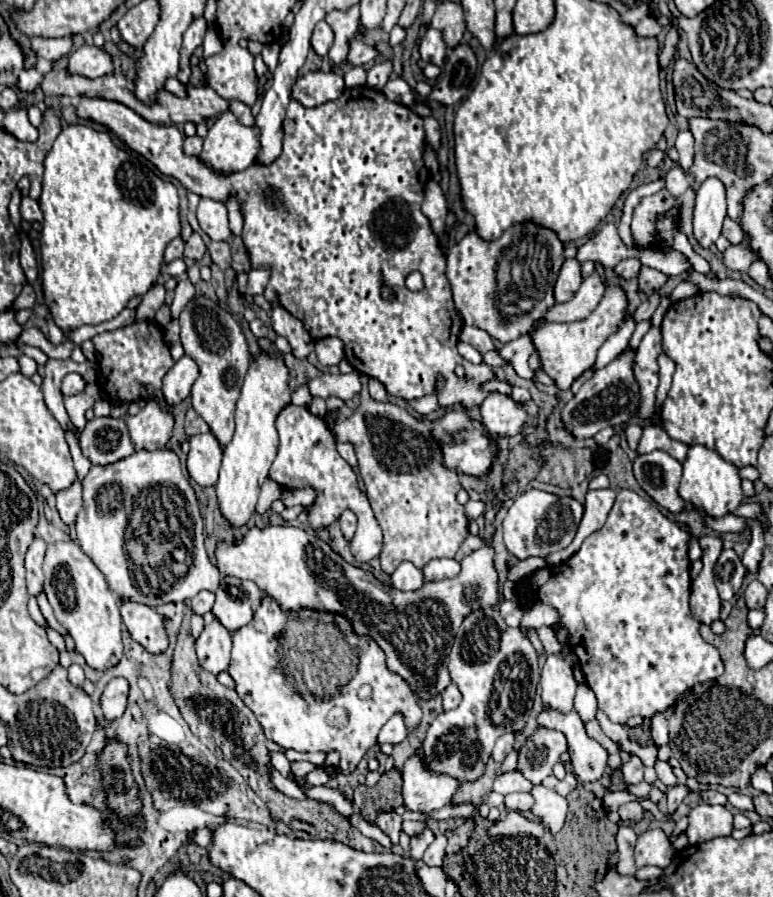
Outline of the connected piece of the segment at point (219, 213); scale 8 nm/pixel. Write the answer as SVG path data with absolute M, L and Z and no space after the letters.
M202 198L198 204L198 222L200 228L212 238L212 240L228 240L228 212L222 202Z

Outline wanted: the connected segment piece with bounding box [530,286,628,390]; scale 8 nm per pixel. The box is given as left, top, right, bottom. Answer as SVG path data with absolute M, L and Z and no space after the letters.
M606 286L604 298L600 300L598 308L586 318L570 324L558 324L558 322L546 322L542 328L536 324L532 326L532 342L540 354L542 366L548 366L548 374L556 380L556 384L568 384L568 390L572 382L588 368L594 366L596 362L596 352L598 348L618 332L620 324L624 322L628 310L628 298L622 286Z

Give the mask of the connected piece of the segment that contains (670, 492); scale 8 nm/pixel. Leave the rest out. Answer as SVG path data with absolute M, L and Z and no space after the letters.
M654 450L650 454L642 454L634 460L634 478L640 484L640 488L664 510L668 510L670 514L678 514L682 510L696 510L696 506L692 506L690 502L682 500L678 486L680 486L680 474L682 474L682 464L678 460L674 460L670 454L662 452L662 450Z

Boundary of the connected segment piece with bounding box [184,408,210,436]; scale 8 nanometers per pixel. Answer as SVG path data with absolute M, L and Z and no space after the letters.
M188 408L186 412L186 434L194 436L194 434L202 434L202 432L210 432L208 424L194 412L194 408Z

